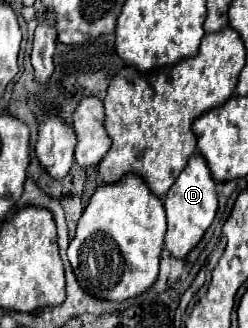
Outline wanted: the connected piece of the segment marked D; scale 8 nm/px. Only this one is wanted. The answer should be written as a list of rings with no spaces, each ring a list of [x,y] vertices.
[[[198,152],[188,160],[186,168],[180,172],[176,182],[168,190],[166,200],[164,200],[164,208],[166,208],[166,216],[168,216],[168,232],[164,238],[164,246],[170,250],[172,256],[184,258],[200,242],[200,238],[204,236],[204,232],[212,224],[216,210],[218,210],[218,196],[216,196],[214,178],[210,174],[208,164],[204,162],[204,158]]]

